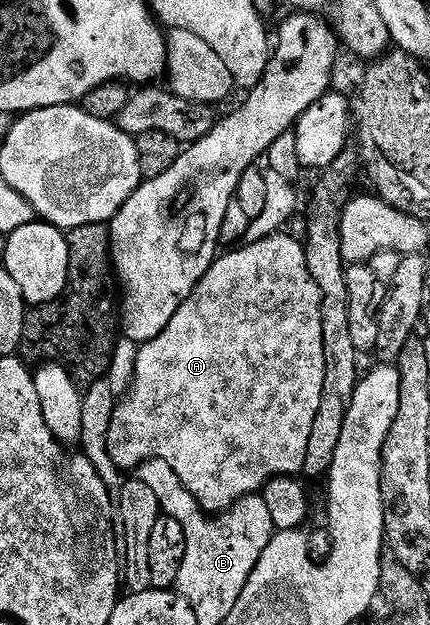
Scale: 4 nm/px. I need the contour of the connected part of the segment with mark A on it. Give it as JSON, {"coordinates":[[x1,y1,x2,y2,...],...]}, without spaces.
{"coordinates":[[287,232,272,234,260,242,240,245,232,254,216,257,205,276,193,288,193,292,177,308,177,316,169,320,165,332,153,340,142,343,135,355,135,377,129,393,113,412,113,424,109,424,109,456,120,472,138,471,142,462,150,458,165,460,173,472,185,484,185,488,199,505,208,512,228,510,235,502,259,494,269,479,279,474,299,476,303,473,305,452,309,449,309,432,313,432,313,420,317,420,317,408,321,408,321,388,325,388,325,344,321,336,321,292,309,276,307,252,302,241,290,238]]}

